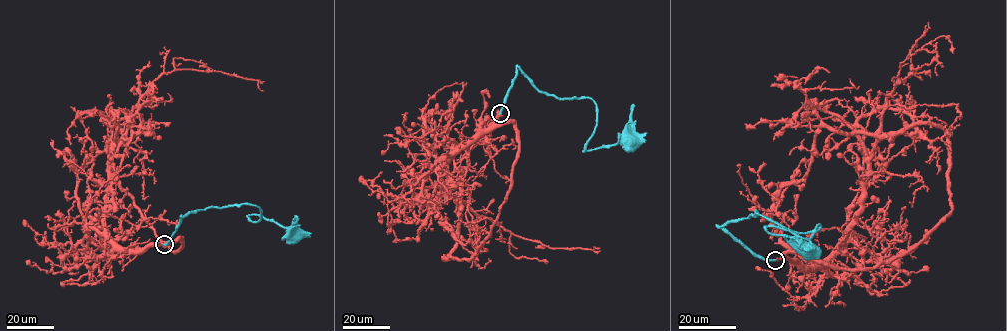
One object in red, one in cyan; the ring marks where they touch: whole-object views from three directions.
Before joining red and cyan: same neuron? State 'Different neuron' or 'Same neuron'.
Same neuron

